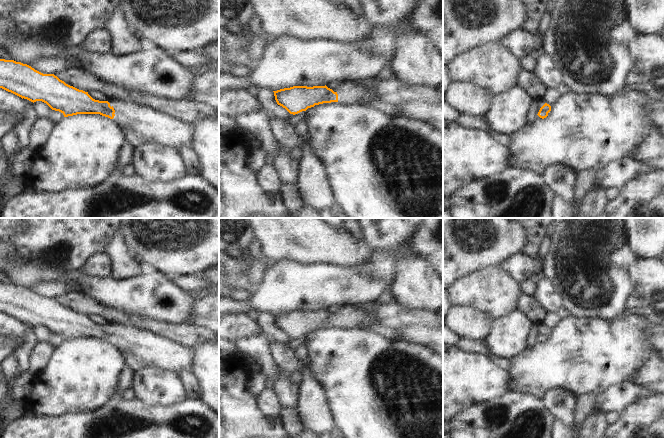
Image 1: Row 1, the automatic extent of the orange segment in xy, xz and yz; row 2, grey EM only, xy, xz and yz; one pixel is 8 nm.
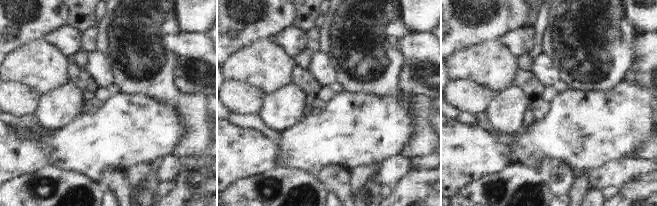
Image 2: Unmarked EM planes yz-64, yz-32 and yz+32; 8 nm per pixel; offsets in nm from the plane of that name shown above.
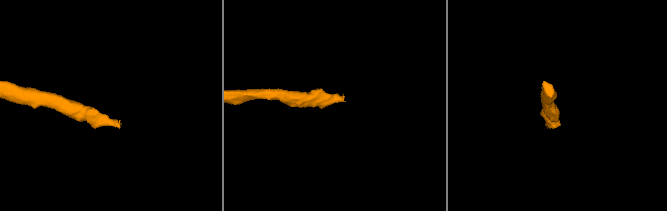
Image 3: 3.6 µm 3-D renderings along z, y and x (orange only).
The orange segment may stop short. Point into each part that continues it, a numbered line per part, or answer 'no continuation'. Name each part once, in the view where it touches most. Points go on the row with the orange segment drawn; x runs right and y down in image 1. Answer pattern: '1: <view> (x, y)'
1: xy (140, 125)

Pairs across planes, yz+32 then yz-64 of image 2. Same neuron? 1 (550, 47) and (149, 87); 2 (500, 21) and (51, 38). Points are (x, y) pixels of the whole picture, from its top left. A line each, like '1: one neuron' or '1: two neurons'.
1: one neuron
2: two neurons

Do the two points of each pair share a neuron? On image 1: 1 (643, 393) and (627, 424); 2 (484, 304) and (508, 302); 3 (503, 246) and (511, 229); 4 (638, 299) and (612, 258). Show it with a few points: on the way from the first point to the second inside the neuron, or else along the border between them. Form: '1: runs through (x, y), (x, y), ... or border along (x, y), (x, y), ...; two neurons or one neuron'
1: border along (653, 396), (631, 403), (621, 414); two neurons
2: runs through (490, 302), (502, 302); one neuron
3: runs through (503, 242), (503, 237), (507, 233); one neuron
4: border along (630, 268), (633, 292), (625, 302), (624, 309); two neurons

